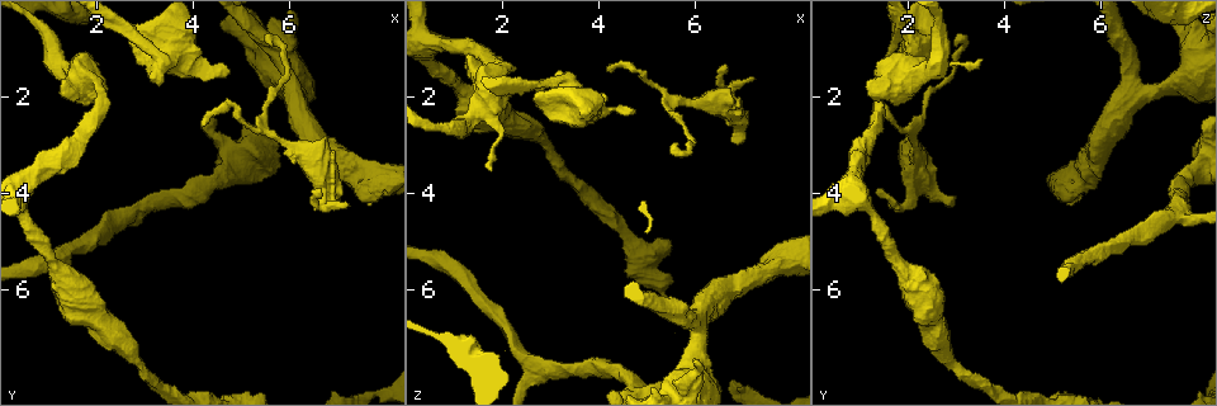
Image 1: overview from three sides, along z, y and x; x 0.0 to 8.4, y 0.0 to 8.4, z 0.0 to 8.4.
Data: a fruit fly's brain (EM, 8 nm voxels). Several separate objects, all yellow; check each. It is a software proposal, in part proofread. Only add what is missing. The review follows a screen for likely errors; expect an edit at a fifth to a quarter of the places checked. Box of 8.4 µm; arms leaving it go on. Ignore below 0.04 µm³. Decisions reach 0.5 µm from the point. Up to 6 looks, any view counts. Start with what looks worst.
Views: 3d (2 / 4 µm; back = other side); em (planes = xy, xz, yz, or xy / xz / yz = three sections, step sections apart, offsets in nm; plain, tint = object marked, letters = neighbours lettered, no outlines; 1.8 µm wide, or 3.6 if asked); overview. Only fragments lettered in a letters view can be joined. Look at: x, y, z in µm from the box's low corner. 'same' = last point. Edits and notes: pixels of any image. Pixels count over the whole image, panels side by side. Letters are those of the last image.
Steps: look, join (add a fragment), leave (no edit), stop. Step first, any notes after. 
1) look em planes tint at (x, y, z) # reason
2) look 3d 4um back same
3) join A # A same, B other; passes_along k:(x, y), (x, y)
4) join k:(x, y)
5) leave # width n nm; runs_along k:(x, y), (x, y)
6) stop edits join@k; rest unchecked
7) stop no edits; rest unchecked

look 3d 2um at (4.75, 1.50, 2.35) # an open end

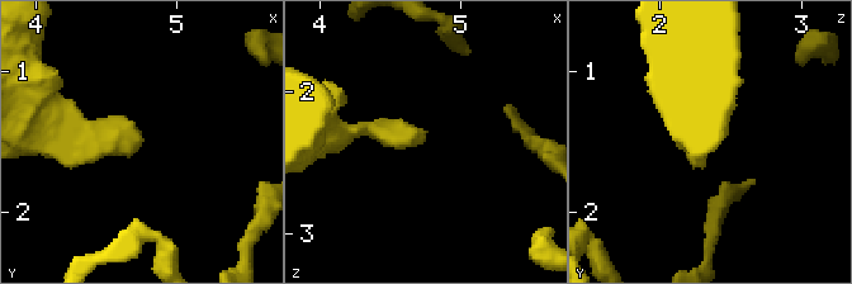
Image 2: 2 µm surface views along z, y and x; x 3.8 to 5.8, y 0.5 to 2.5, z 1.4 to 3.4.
look em yz step 8 tint at (4.74, 1.56, 2.32) # now the EM

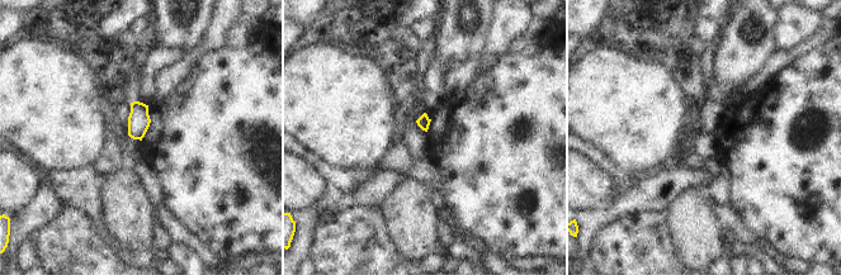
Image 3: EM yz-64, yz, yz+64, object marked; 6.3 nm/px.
look em planes letters same

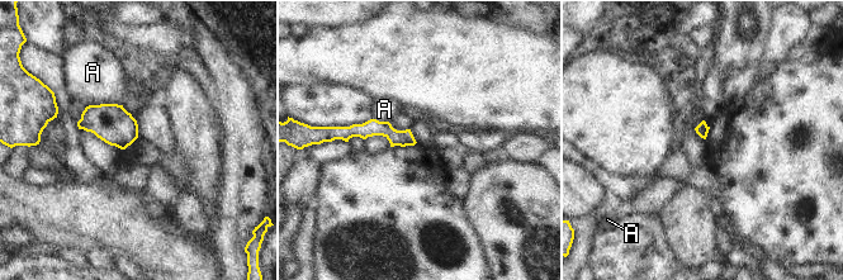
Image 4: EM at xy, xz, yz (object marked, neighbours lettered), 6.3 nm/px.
leave # A other; border 4:(122, 104), (89, 105); no lettered fragment goes on from it

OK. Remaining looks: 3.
look em planes letters at (7.20, 4.25, 1.70) # branch stops here

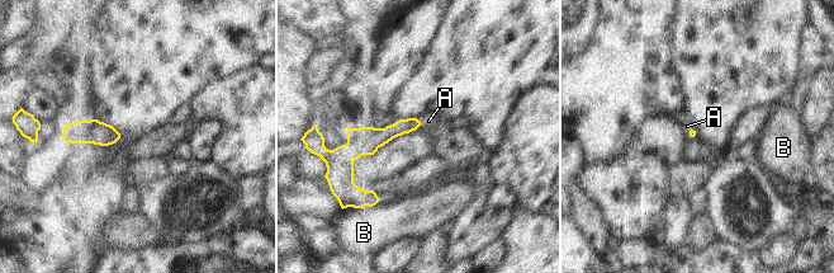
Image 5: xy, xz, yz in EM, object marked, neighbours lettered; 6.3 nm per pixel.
join 5:(429, 121) # A same, B other; passes_along 5:(403, 126), (421, 123), (429, 121); it goes on there

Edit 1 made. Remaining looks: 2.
stop edits join@5; rest unchecked

